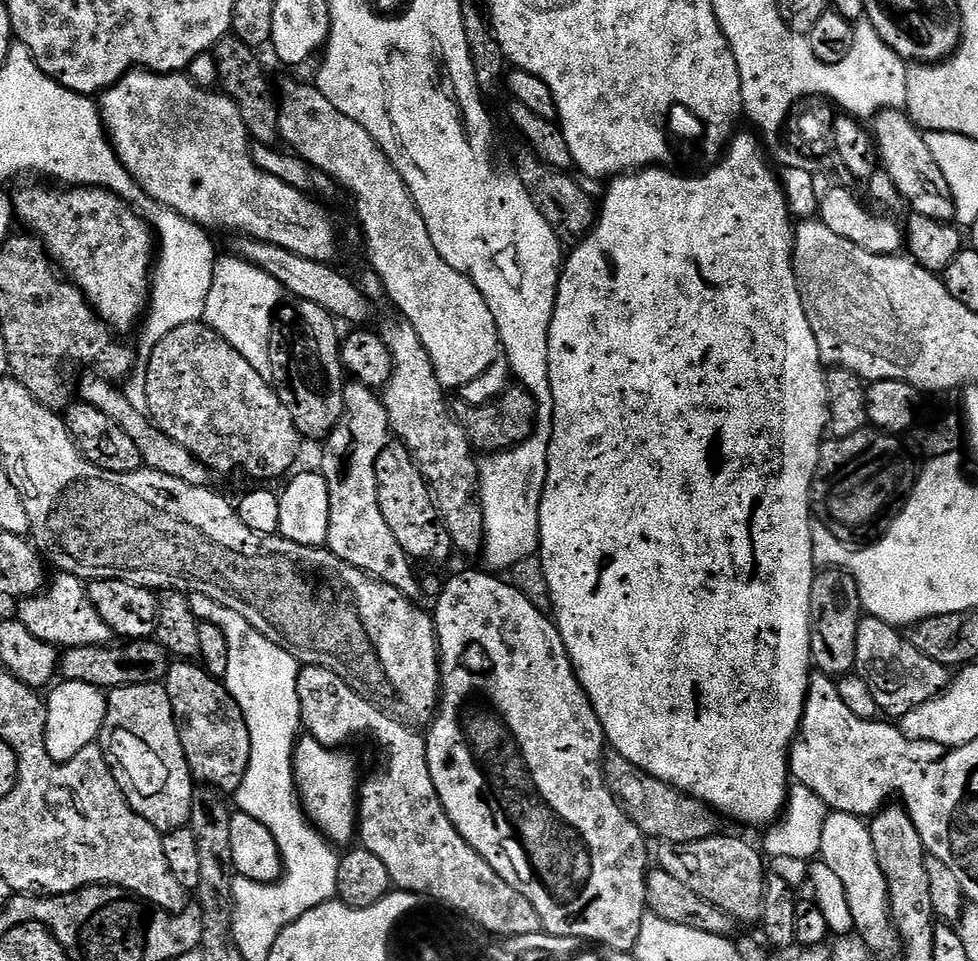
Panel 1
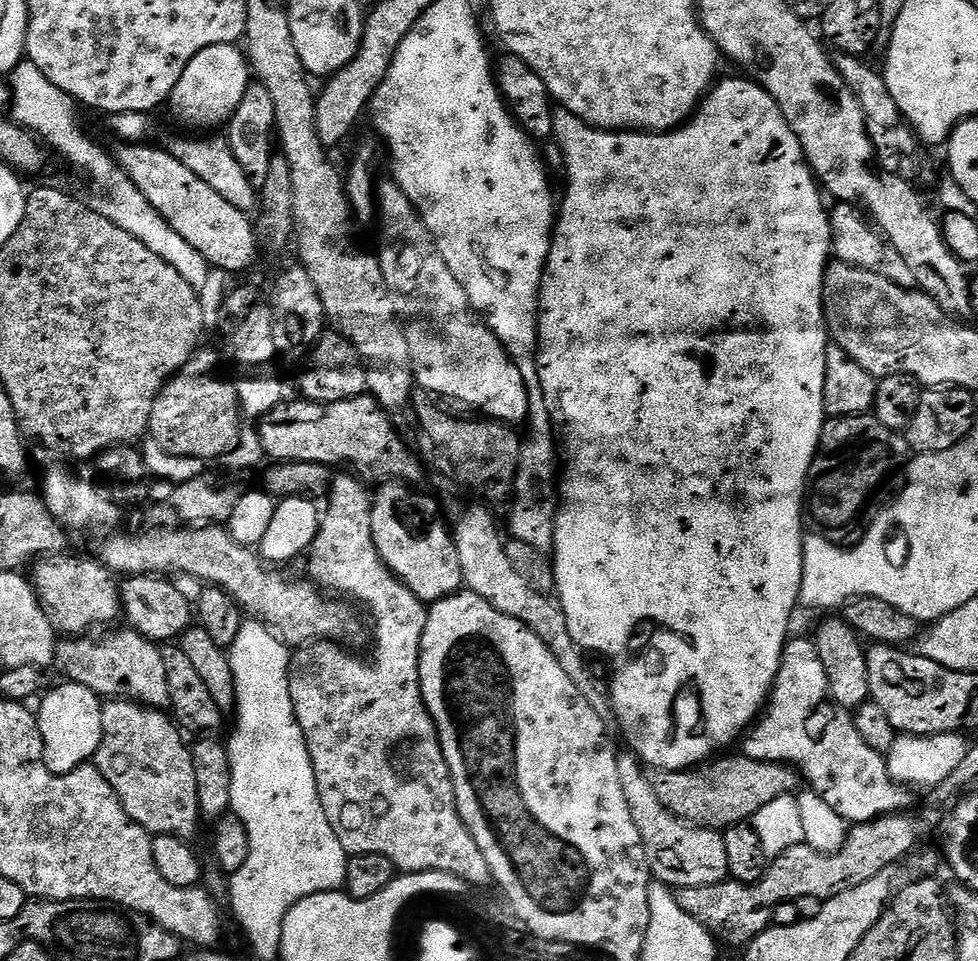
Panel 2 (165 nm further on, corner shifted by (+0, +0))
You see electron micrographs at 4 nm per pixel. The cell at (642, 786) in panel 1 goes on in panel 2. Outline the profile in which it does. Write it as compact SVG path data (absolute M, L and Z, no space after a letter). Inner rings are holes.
M732 754L721 755L711 762L682 772L653 771L650 779L654 794L658 794L658 802L662 802L666 810L681 820L695 824L698 828L723 830L735 824L749 823L758 810L762 810L762 806L774 802L774 798L791 796L801 787L800 773L789 765L751 760L743 754L728 755Z

